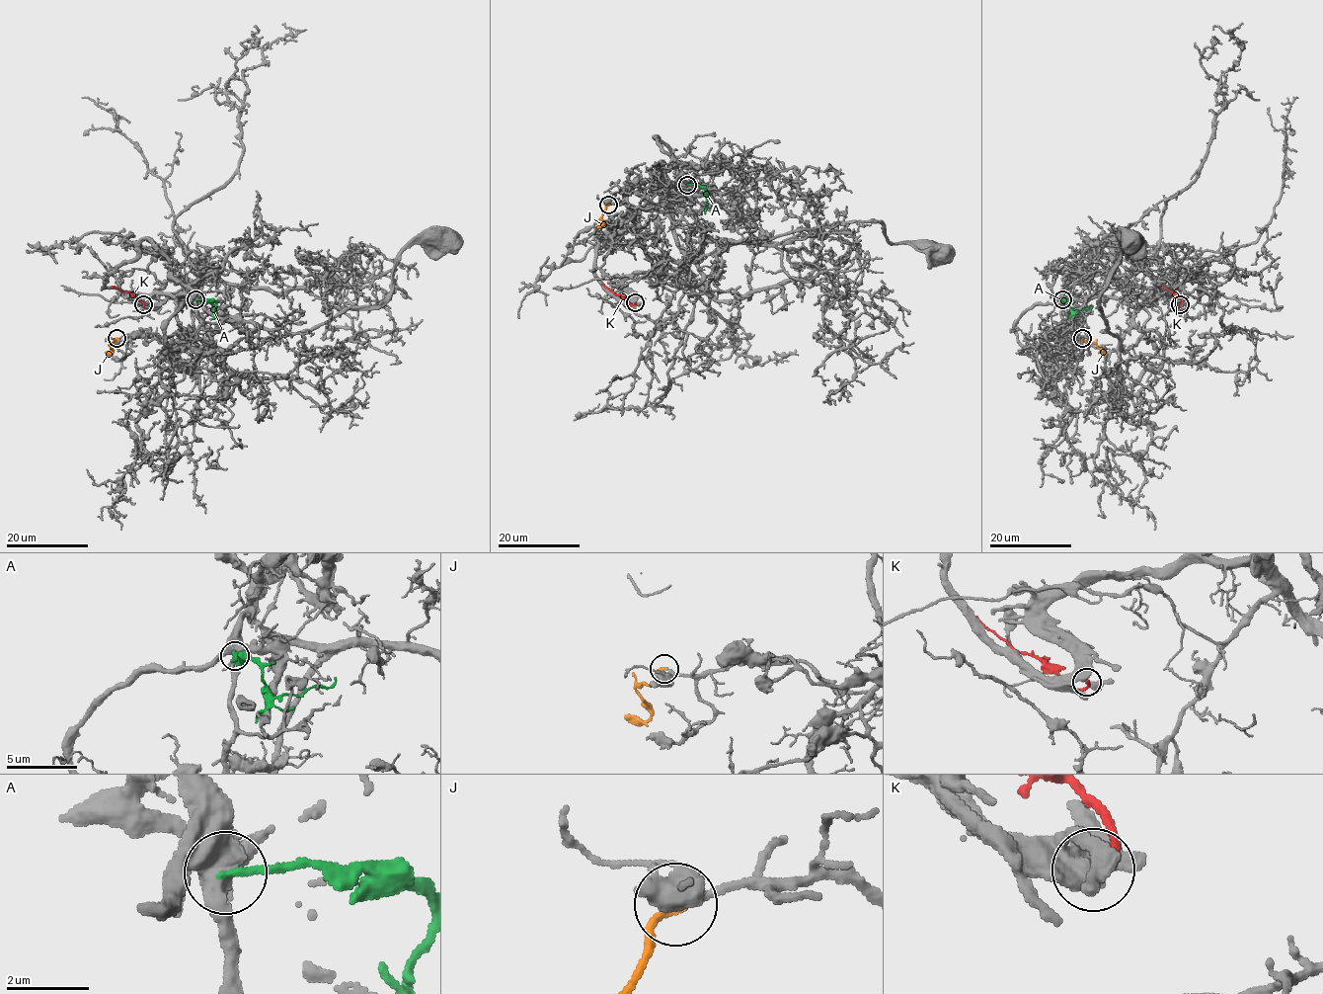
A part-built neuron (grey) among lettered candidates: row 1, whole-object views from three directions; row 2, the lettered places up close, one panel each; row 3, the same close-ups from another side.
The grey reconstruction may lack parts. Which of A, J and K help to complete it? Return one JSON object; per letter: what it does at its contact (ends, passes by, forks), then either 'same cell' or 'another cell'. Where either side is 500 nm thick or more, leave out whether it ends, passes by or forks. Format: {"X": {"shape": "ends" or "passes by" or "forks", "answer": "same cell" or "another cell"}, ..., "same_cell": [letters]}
{"A": {"shape": "ends", "answer": "another cell"}, "J": {"shape": "ends", "answer": "same cell"}, "K": {"shape": "ends", "answer": "another cell"}, "same_cell": ["J"]}

